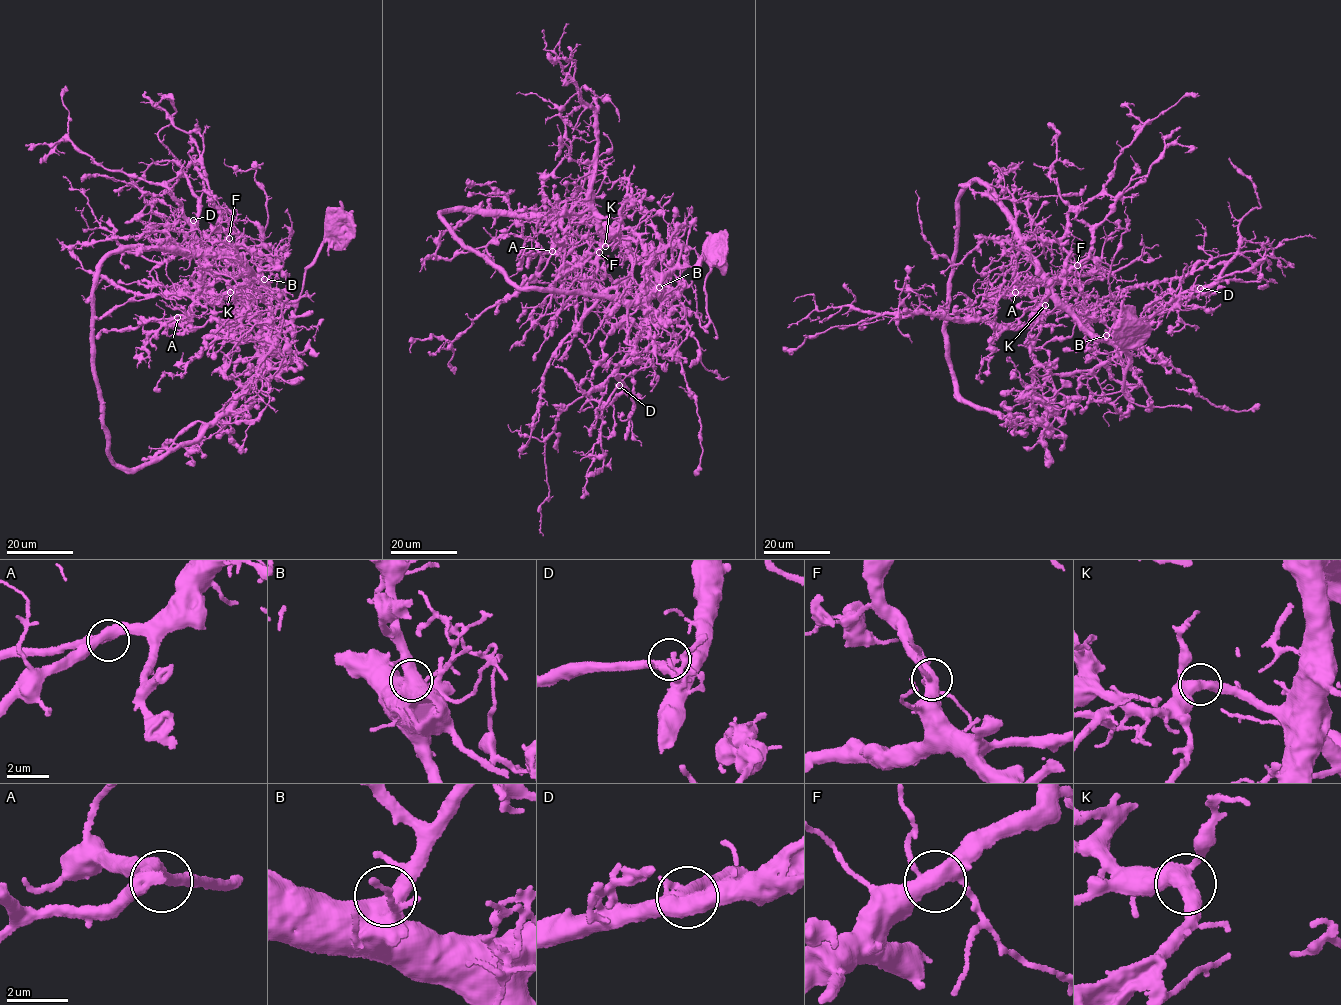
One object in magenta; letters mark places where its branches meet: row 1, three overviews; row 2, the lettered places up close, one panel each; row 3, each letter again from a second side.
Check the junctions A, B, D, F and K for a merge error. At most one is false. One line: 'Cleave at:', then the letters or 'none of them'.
Cleave at: none of them

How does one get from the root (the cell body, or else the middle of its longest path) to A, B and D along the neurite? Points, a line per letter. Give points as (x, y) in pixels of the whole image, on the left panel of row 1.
A: (336, 225), (305, 271), (291, 320), (281, 321), (279, 299), (248, 273), (244, 295), (196, 295), (177, 317)
B: (336, 225), (329, 225), (329, 236), (305, 271), (291, 320), (281, 321), (279, 299), (264, 279)
D: (336, 225), (329, 225), (305, 271), (292, 318), (281, 322), (279, 299), (198, 240), (193, 220)

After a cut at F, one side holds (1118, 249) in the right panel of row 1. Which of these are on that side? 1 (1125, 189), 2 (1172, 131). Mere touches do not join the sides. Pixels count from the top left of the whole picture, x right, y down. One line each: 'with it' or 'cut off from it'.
1: cut off from it
2: cut off from it

